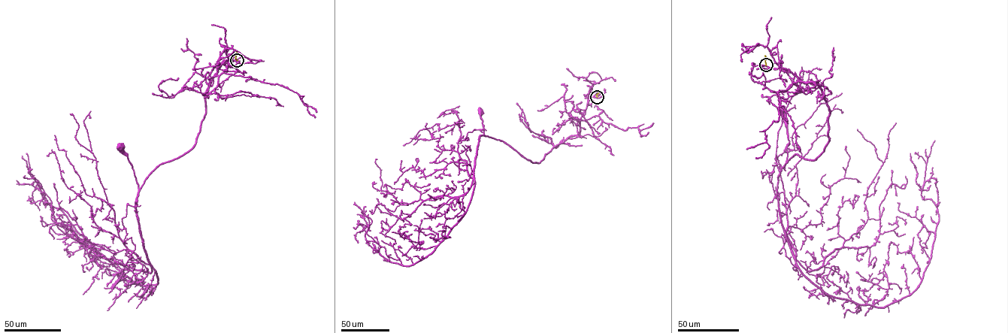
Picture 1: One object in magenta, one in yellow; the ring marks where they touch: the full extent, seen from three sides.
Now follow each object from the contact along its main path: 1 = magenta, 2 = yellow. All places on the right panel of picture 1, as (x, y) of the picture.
1: (766, 65), (815, 81), (821, 90), (829, 140), (818, 158), (797, 153), (784, 166), (789, 140), (781, 111)
2: (766, 65), (764, 56)

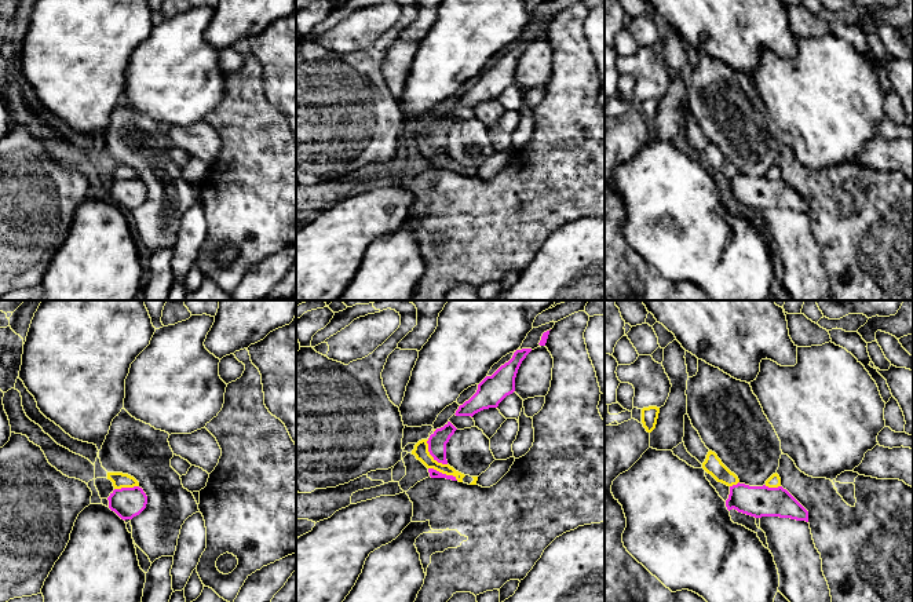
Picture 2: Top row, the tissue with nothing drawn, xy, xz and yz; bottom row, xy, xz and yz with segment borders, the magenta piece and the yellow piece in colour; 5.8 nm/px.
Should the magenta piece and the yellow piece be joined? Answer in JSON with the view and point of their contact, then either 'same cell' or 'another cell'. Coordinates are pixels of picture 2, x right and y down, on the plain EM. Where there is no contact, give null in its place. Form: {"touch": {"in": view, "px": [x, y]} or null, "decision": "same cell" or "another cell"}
{"touch": {"in": "xz", "px": [431, 146]}, "decision": "another cell"}

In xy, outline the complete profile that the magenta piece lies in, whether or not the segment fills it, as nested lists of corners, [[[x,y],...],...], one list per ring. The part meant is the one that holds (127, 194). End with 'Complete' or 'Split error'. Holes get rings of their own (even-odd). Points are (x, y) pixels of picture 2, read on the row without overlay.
[[[139,178],[114,180],[107,191],[109,200],[124,212],[139,207],[147,196],[147,187]]]. Complete

